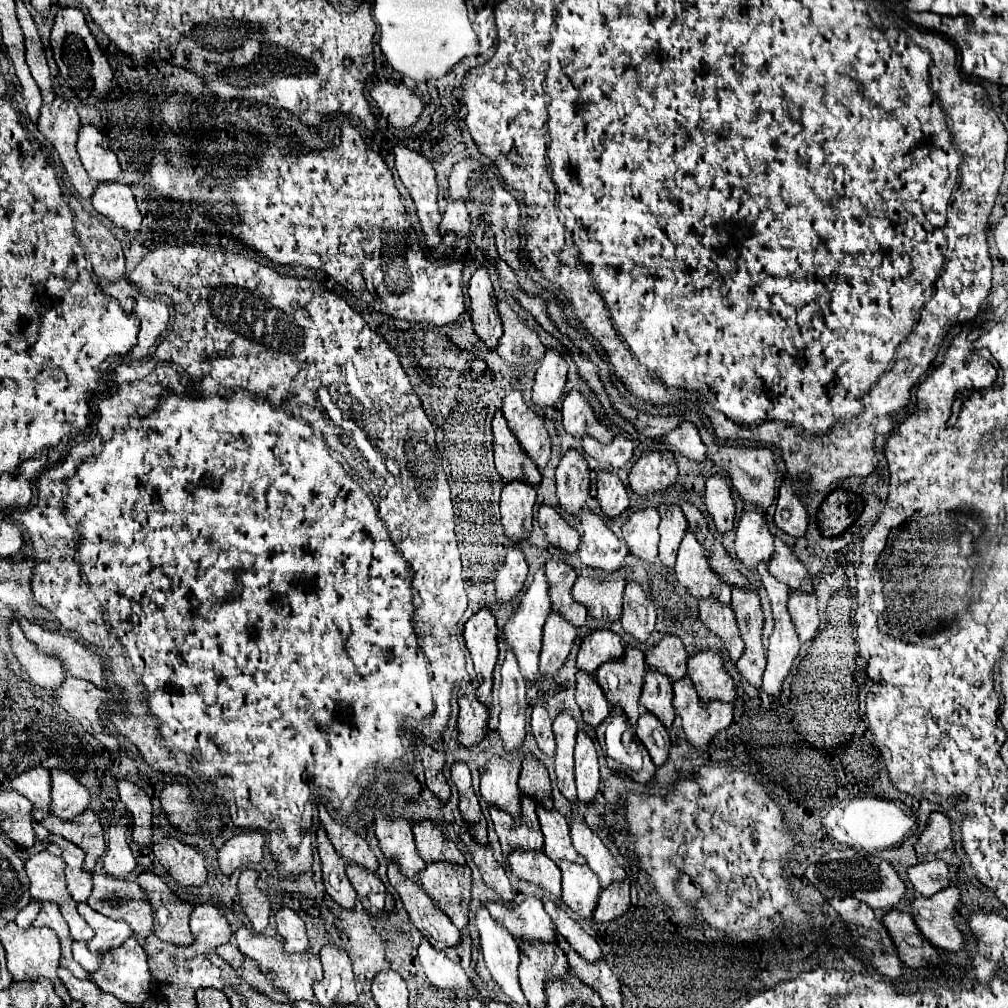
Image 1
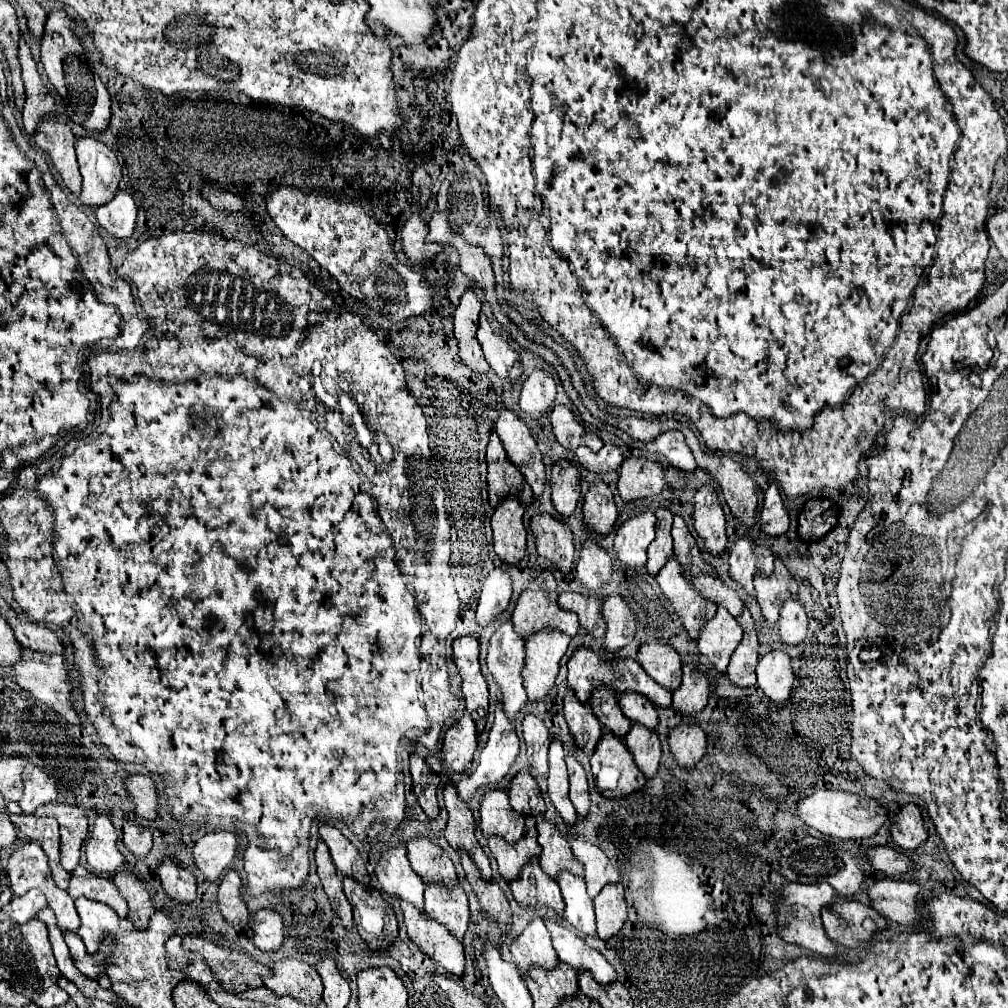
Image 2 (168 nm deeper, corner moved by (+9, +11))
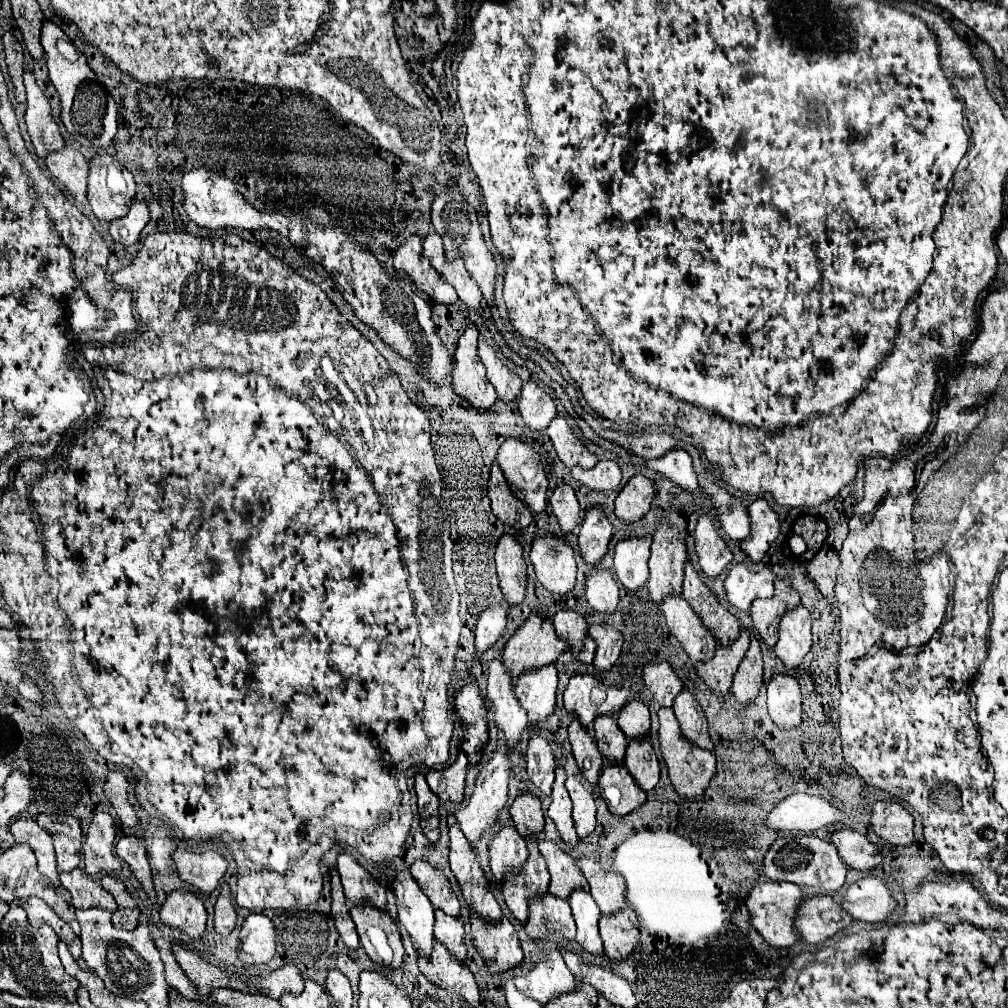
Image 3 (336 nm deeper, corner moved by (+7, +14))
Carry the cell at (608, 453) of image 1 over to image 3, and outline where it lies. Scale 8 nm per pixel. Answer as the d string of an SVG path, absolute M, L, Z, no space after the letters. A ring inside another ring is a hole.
M600 460L594 468L572 468L572 476L592 490L616 490L622 480L622 470L614 460Z

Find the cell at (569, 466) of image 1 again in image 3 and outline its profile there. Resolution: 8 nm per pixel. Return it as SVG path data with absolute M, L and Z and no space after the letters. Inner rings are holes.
M560 482L550 498L550 506L558 518L558 524L564 532L572 532L576 528L576 522L578 522L578 512L580 512L580 506L578 506L578 498L576 498L576 492L570 484L566 482Z

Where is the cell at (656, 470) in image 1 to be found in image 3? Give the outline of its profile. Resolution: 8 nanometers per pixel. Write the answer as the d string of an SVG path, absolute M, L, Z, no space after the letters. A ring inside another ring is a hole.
M636 474L624 484L620 494L616 496L616 516L628 522L640 520L650 510L652 498L654 498L652 480L646 478L644 474Z

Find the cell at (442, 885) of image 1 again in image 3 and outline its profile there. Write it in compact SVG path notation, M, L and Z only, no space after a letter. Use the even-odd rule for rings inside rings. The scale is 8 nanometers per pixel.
M436 910L434 936L460 960L466 958L466 942L464 942L464 920L462 916L446 916L446 912Z

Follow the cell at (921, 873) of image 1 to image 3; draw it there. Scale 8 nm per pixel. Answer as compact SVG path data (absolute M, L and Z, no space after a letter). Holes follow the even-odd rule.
M838 830L830 834L830 840L834 840L842 860L850 868L858 870L872 870L884 862L884 854L874 846L864 834L854 830Z

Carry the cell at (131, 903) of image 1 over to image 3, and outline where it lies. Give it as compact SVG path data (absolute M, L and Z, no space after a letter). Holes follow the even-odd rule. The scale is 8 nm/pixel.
M74 868L72 872L62 872L60 882L72 894L72 904L76 908L108 908L110 912L118 908L110 892L102 888L100 880L82 872L82 868Z

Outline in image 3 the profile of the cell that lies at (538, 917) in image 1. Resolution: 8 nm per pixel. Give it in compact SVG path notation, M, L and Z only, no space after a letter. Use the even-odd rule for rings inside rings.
M552 940L546 942L542 956L532 964L532 968L528 972L514 972L512 980L518 990L542 1004L546 1004L554 994L574 990L576 984L556 942Z

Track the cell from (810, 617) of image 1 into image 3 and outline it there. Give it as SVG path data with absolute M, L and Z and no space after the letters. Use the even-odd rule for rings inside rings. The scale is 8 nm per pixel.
M802 604L794 612L786 612L780 620L774 652L788 668L796 668L812 646L810 622L810 612Z

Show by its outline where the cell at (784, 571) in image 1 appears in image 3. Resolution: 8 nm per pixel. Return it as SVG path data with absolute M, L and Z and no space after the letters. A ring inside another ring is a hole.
M776 578L774 596L768 600L754 600L754 604L750 606L754 628L770 648L774 648L778 640L780 618L792 608L796 608L798 604L800 604L798 592L784 578Z

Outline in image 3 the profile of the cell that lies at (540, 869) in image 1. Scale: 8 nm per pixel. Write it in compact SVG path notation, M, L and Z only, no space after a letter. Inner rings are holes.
M548 892L530 898L528 902L528 922L526 930L532 938L544 938L552 934L562 934L564 938L576 936L576 924L568 900L550 896Z

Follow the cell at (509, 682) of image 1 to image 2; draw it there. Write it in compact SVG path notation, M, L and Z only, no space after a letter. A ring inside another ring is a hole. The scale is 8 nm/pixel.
M498 703L494 725L490 729L488 743L480 753L478 767L472 775L466 775L462 783L456 787L458 797L464 803L470 803L470 799L478 789L488 789L500 783L508 775L516 755L518 755L516 731L514 727L508 727L508 717L504 715L504 711L500 711Z

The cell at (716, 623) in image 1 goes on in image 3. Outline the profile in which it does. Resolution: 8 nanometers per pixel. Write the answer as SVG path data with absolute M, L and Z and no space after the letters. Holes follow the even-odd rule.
M742 628L738 640L734 644L728 644L728 648L722 648L722 644L716 642L716 654L712 660L706 660L702 664L696 664L698 676L720 696L726 698L732 686L732 676L742 662L746 650L750 644L750 630Z

